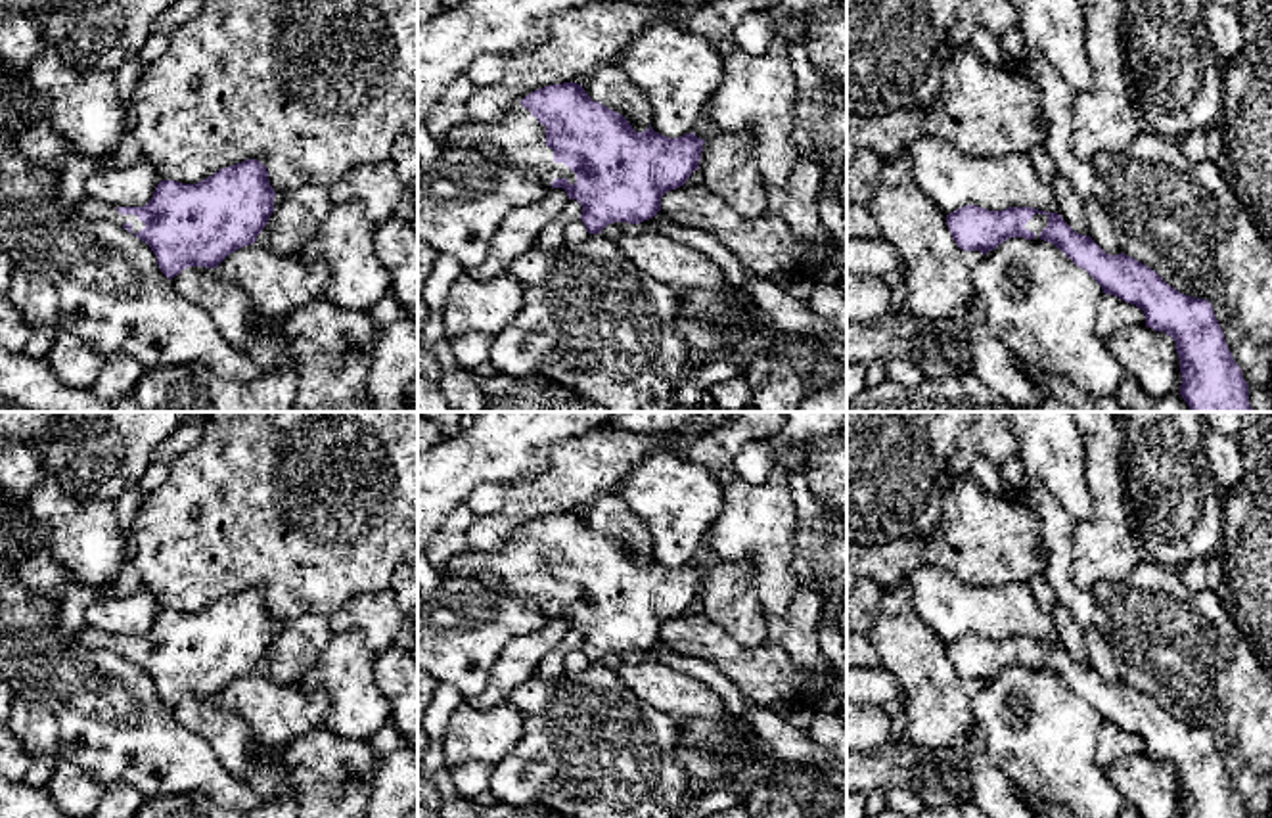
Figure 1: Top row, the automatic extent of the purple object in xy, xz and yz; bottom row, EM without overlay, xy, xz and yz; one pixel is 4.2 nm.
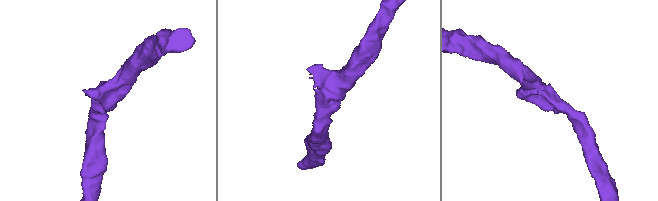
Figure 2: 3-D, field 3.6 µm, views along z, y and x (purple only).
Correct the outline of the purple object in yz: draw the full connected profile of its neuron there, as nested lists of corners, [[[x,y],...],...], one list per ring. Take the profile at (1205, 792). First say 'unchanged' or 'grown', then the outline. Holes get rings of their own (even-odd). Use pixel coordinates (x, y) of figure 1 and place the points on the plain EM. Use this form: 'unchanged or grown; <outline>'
grown; [[[964,634],[946,644],[946,653],[960,678],[981,680],[987,684],[1010,667],[1044,669],[1061,678],[1077,695],[1084,697],[1107,724],[1136,734],[1146,743],[1146,755],[1165,761],[1176,770],[1180,787],[1180,818],[1249,818],[1241,797],[1236,793],[1222,757],[1207,728],[1184,724],[1170,716],[1155,699],[1140,690],[1121,682],[1107,684],[1090,665],[1077,663],[1061,644],[1046,642],[1033,636],[1010,636],[988,640],[977,634]]]

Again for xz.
grown; [[[577,511],[550,513],[525,525],[500,552],[466,552],[439,573],[443,579],[477,579],[492,571],[502,584],[525,600],[536,602],[548,615],[563,617],[582,634],[588,663],[602,663],[607,653],[640,653],[661,640],[661,626],[686,613],[699,598],[705,569],[693,561],[669,567],[647,559],[636,561],[617,540],[594,531]]]

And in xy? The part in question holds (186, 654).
grown; [[[247,588],[197,613],[161,609],[144,636],[84,628],[75,638],[146,670],[172,709],[190,695],[216,697],[230,682],[255,672],[274,642],[274,626],[266,596]]]

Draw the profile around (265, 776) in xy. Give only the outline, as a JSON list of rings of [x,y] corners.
[[[253,741],[251,766],[238,778],[259,799],[247,812],[222,810],[205,795],[165,795],[146,801],[134,818],[299,818],[278,757],[280,753],[268,753]]]

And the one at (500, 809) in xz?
[[[500,801],[492,807],[475,805],[475,812],[479,818],[569,818],[540,805],[511,807]]]

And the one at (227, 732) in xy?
[[[190,695],[172,707],[174,718],[201,736],[215,751],[222,768],[241,778],[251,766],[253,732],[245,718],[224,711],[216,697]]]

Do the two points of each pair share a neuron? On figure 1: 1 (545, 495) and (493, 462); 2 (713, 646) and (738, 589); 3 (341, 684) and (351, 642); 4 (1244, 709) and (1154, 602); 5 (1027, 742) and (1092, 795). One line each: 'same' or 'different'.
1: different
2: different
3: same
4: same
5: same

